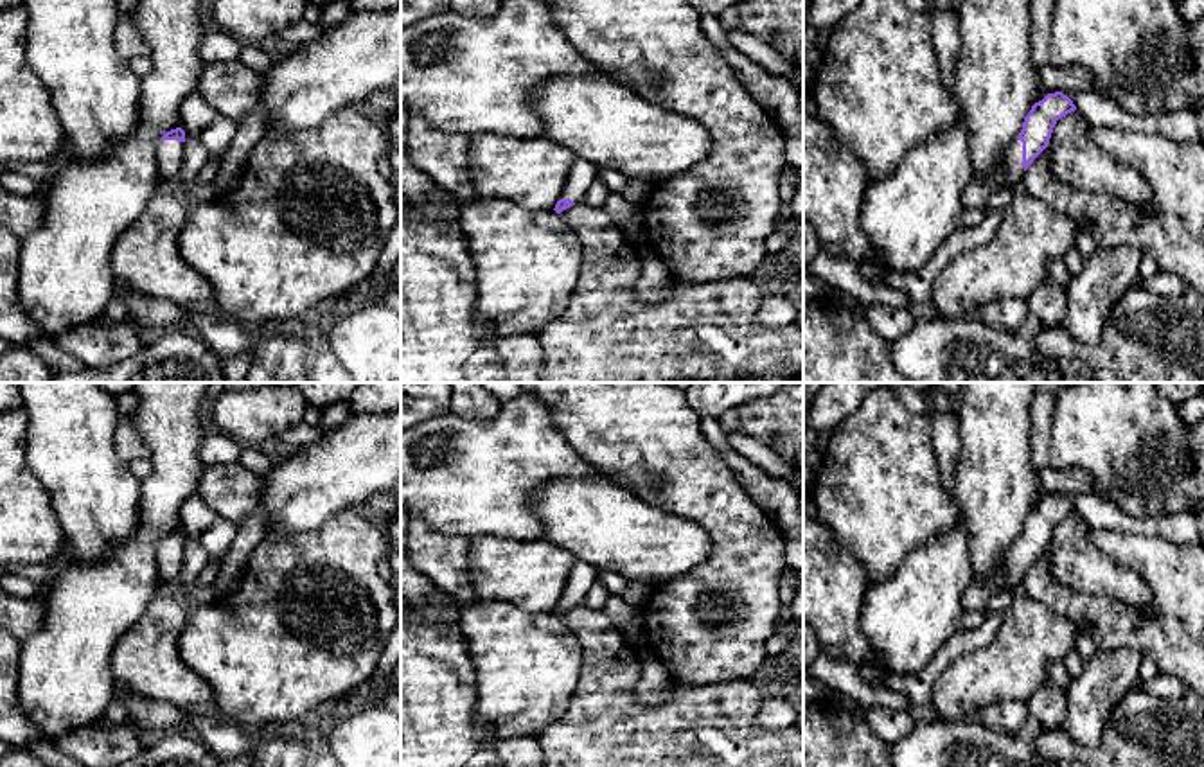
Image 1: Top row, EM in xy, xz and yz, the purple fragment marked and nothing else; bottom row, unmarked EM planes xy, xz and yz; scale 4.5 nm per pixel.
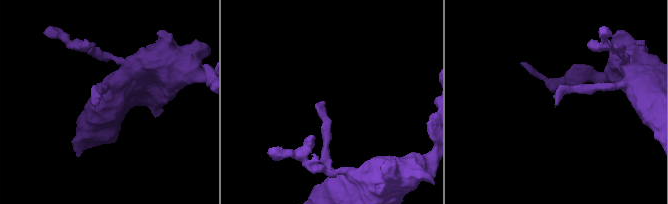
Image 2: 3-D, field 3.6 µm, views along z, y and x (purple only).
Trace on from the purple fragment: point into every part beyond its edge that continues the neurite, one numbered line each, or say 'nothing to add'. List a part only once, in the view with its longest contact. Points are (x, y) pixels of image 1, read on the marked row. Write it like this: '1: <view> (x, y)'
1: yz (1009, 169)

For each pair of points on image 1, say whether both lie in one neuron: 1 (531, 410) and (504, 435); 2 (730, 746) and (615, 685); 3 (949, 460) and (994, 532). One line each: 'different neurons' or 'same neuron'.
1: same neuron
2: same neuron
3: different neurons

